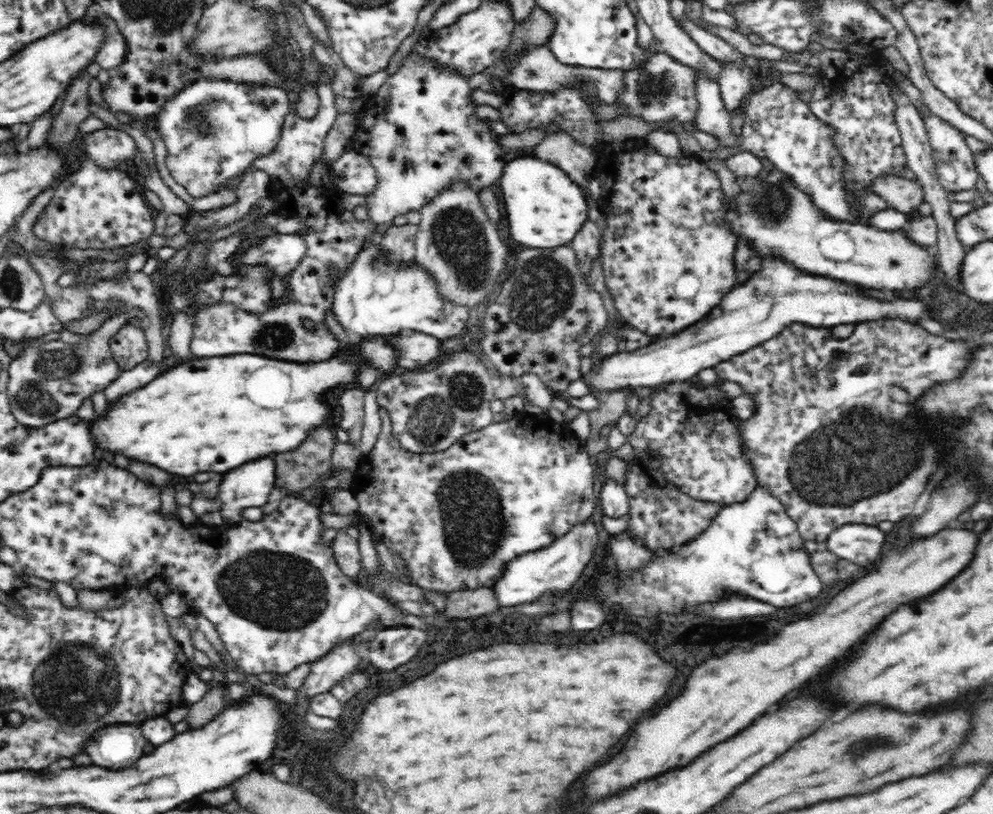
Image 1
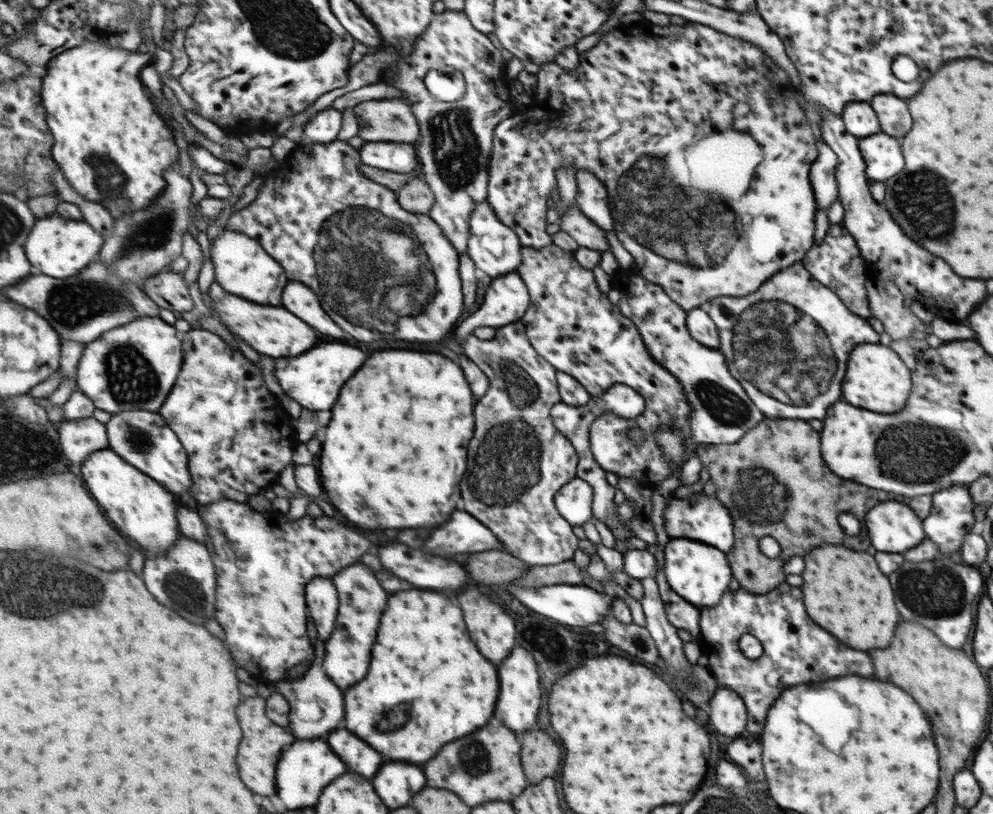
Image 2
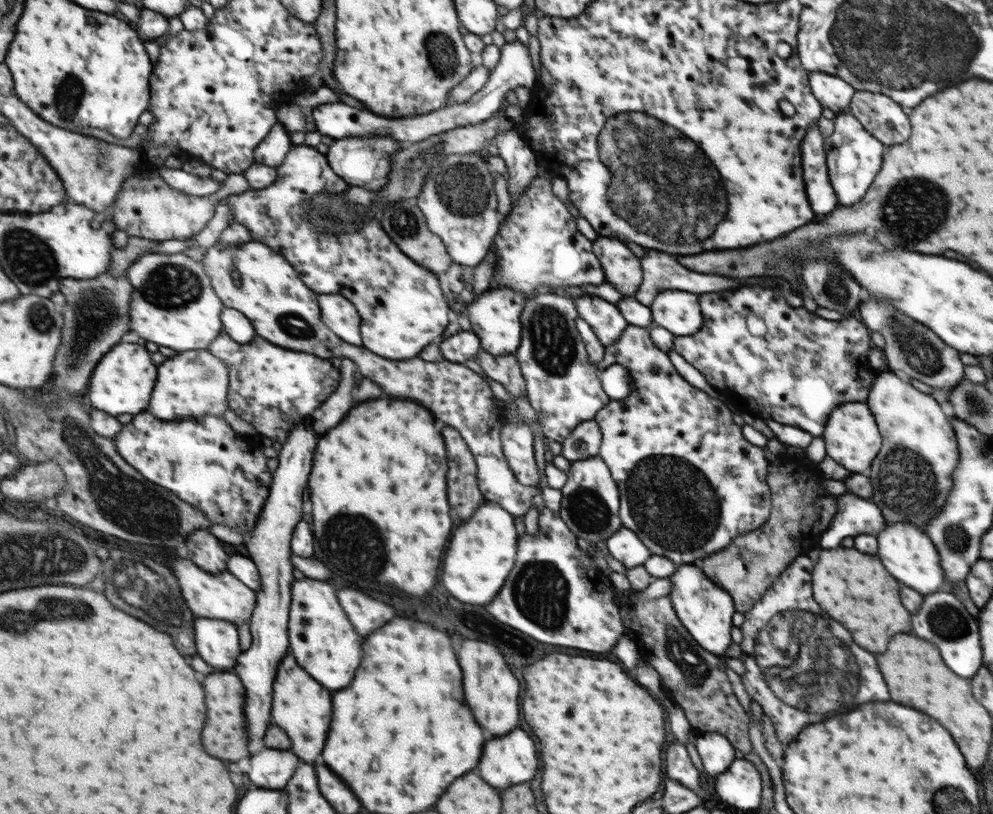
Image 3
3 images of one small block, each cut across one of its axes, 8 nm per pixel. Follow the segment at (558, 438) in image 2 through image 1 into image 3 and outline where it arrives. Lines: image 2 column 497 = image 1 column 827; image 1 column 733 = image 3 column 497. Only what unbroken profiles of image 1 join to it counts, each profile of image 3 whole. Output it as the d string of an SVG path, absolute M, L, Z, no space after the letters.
M479 350L475 360L475 368L479 368L487 378L501 382L513 400L519 394L525 394L525 380L521 376L521 368L517 364L517 356L491 356L489 352Z

